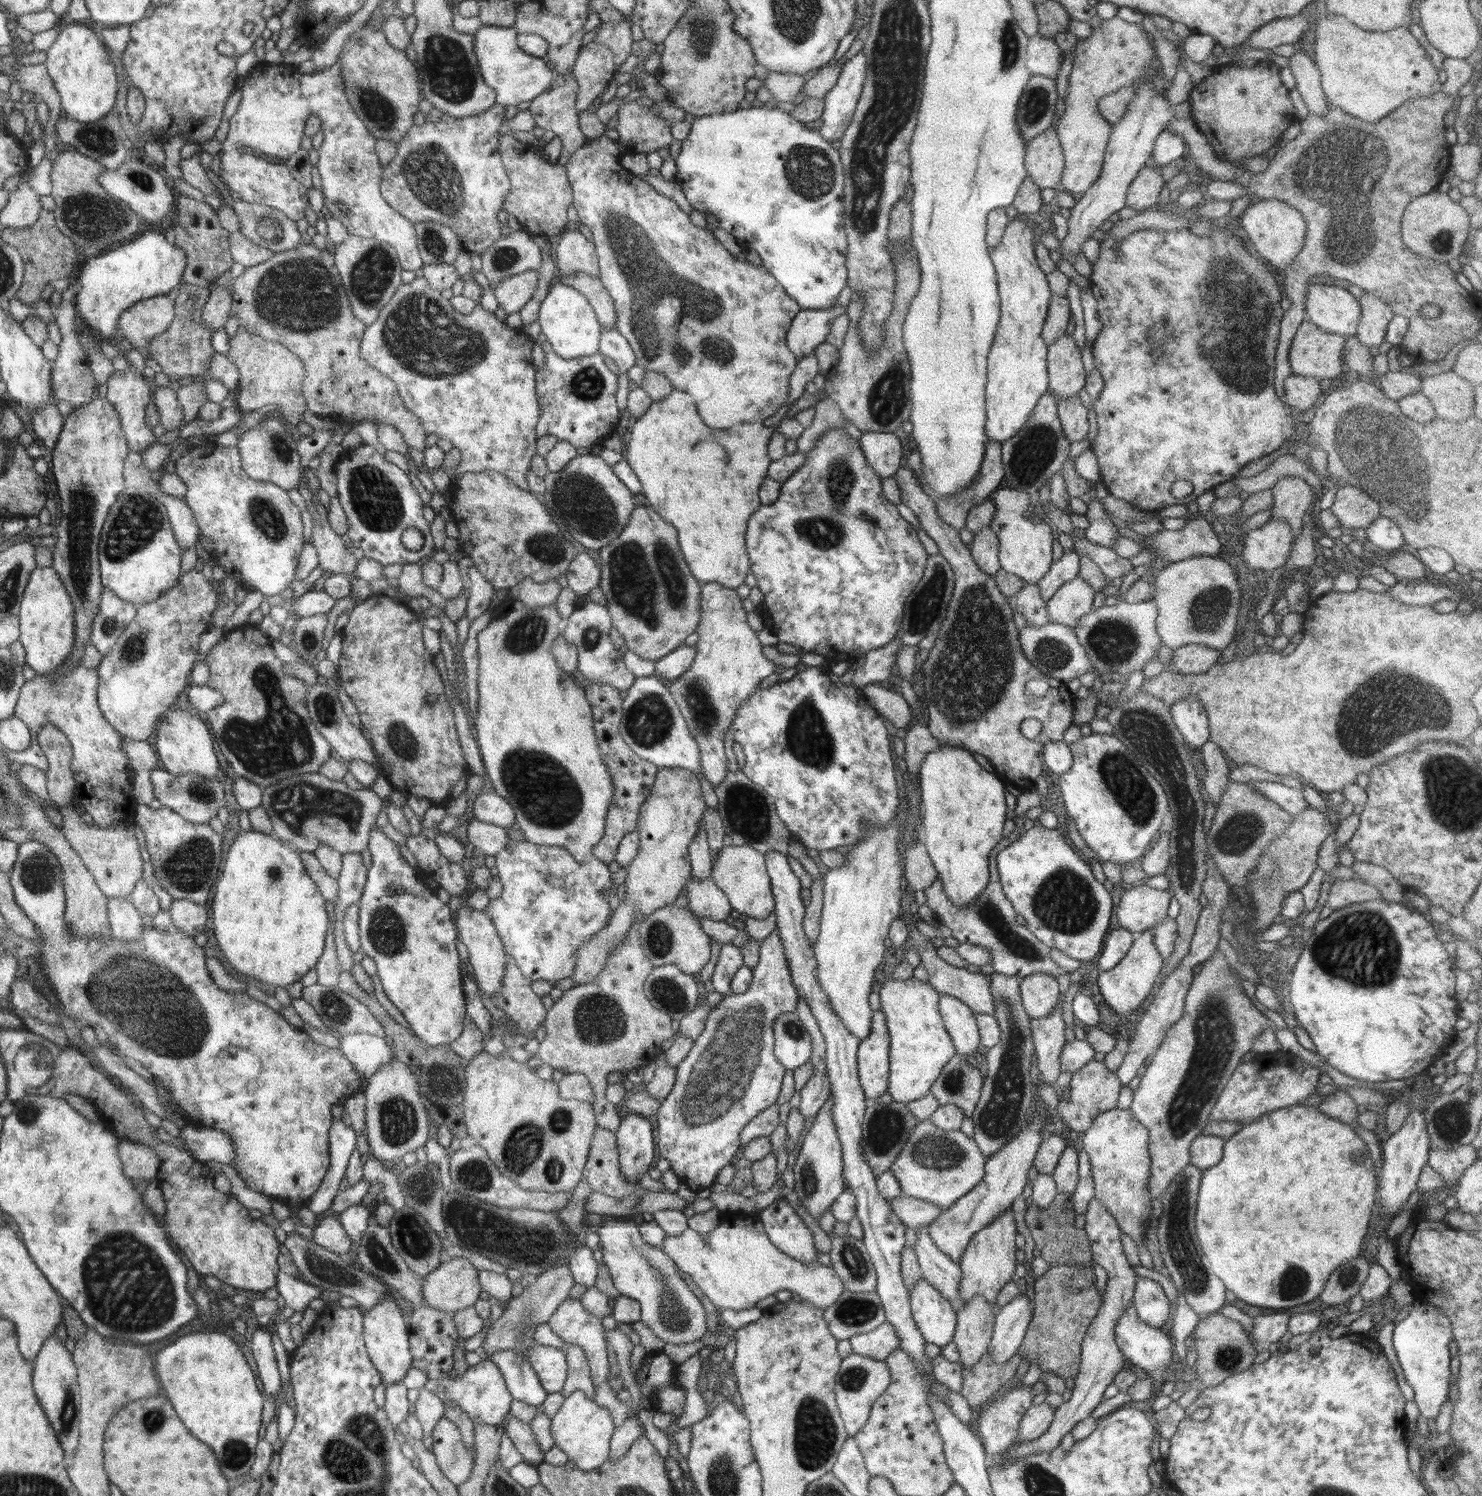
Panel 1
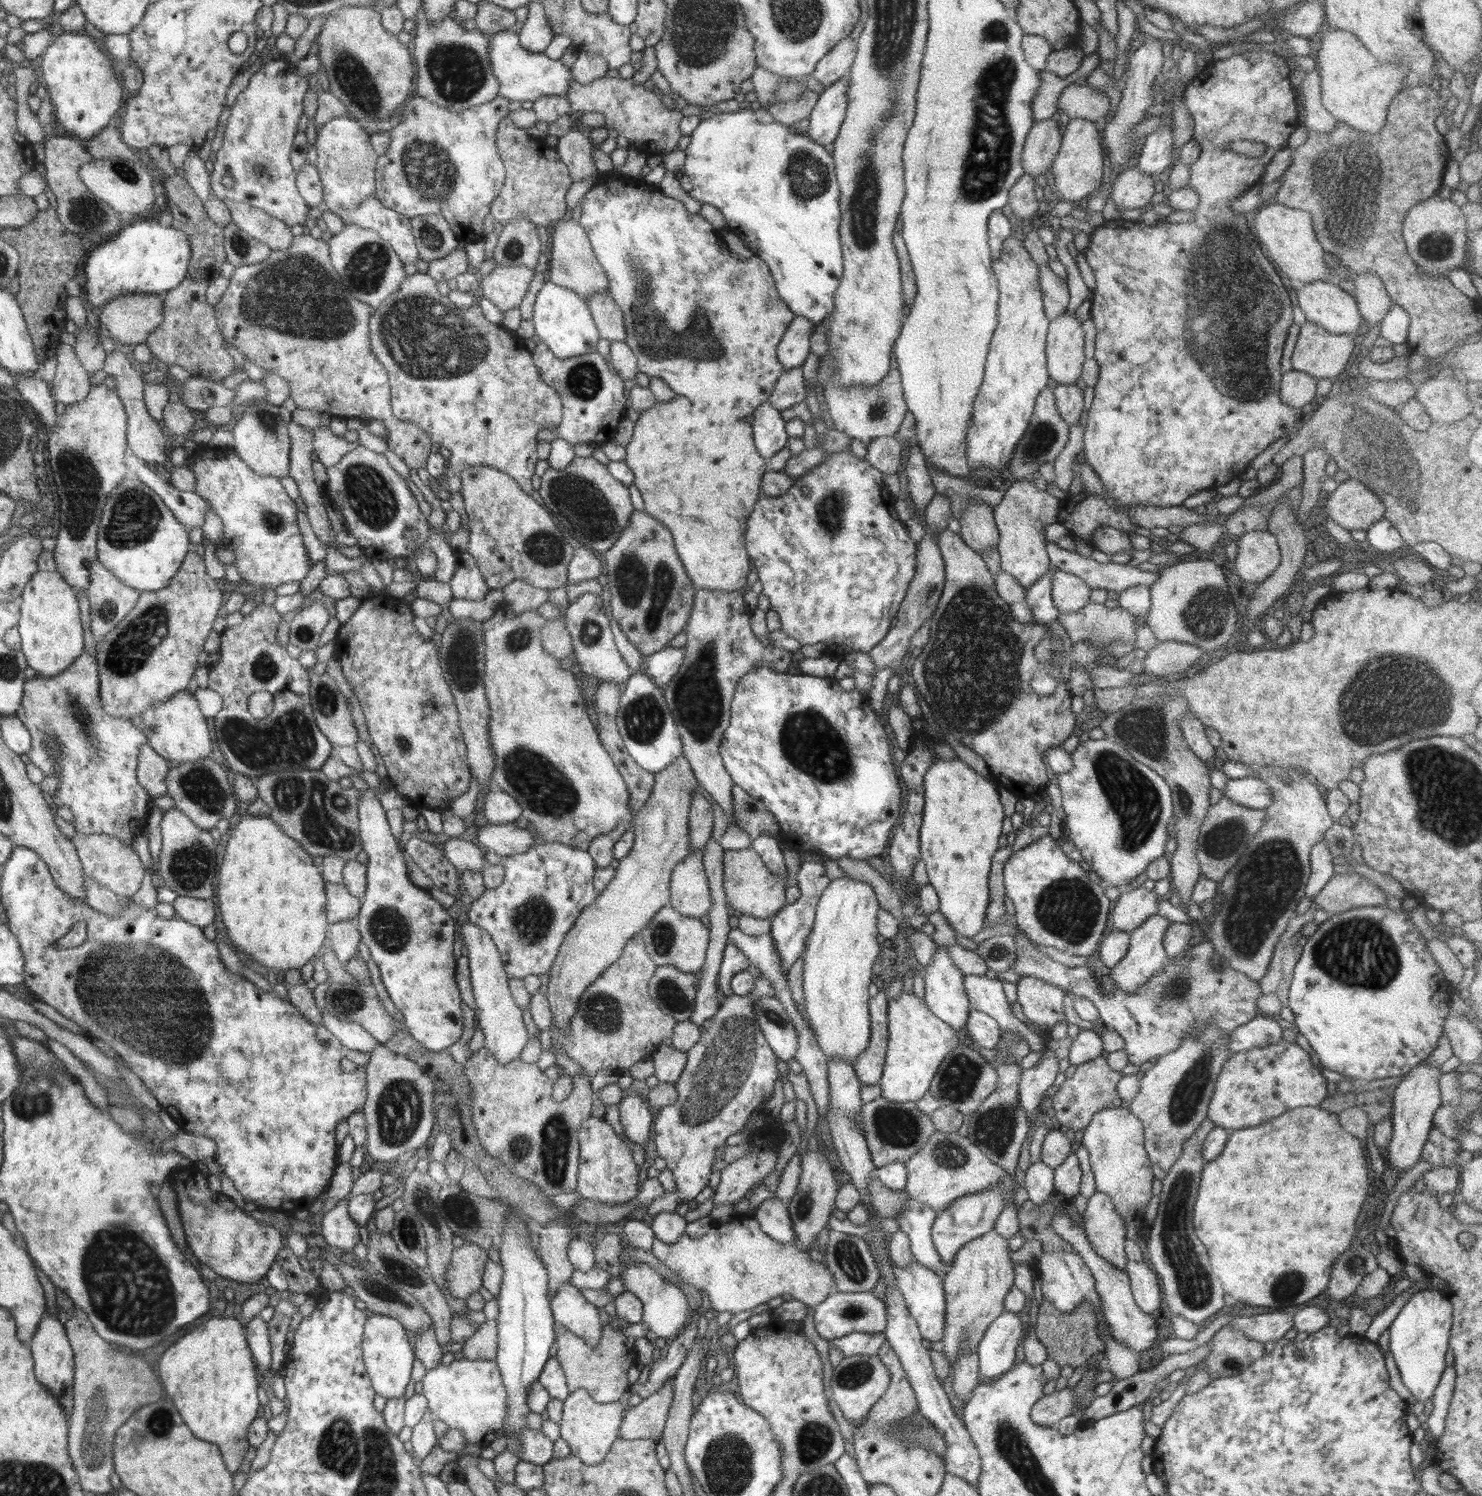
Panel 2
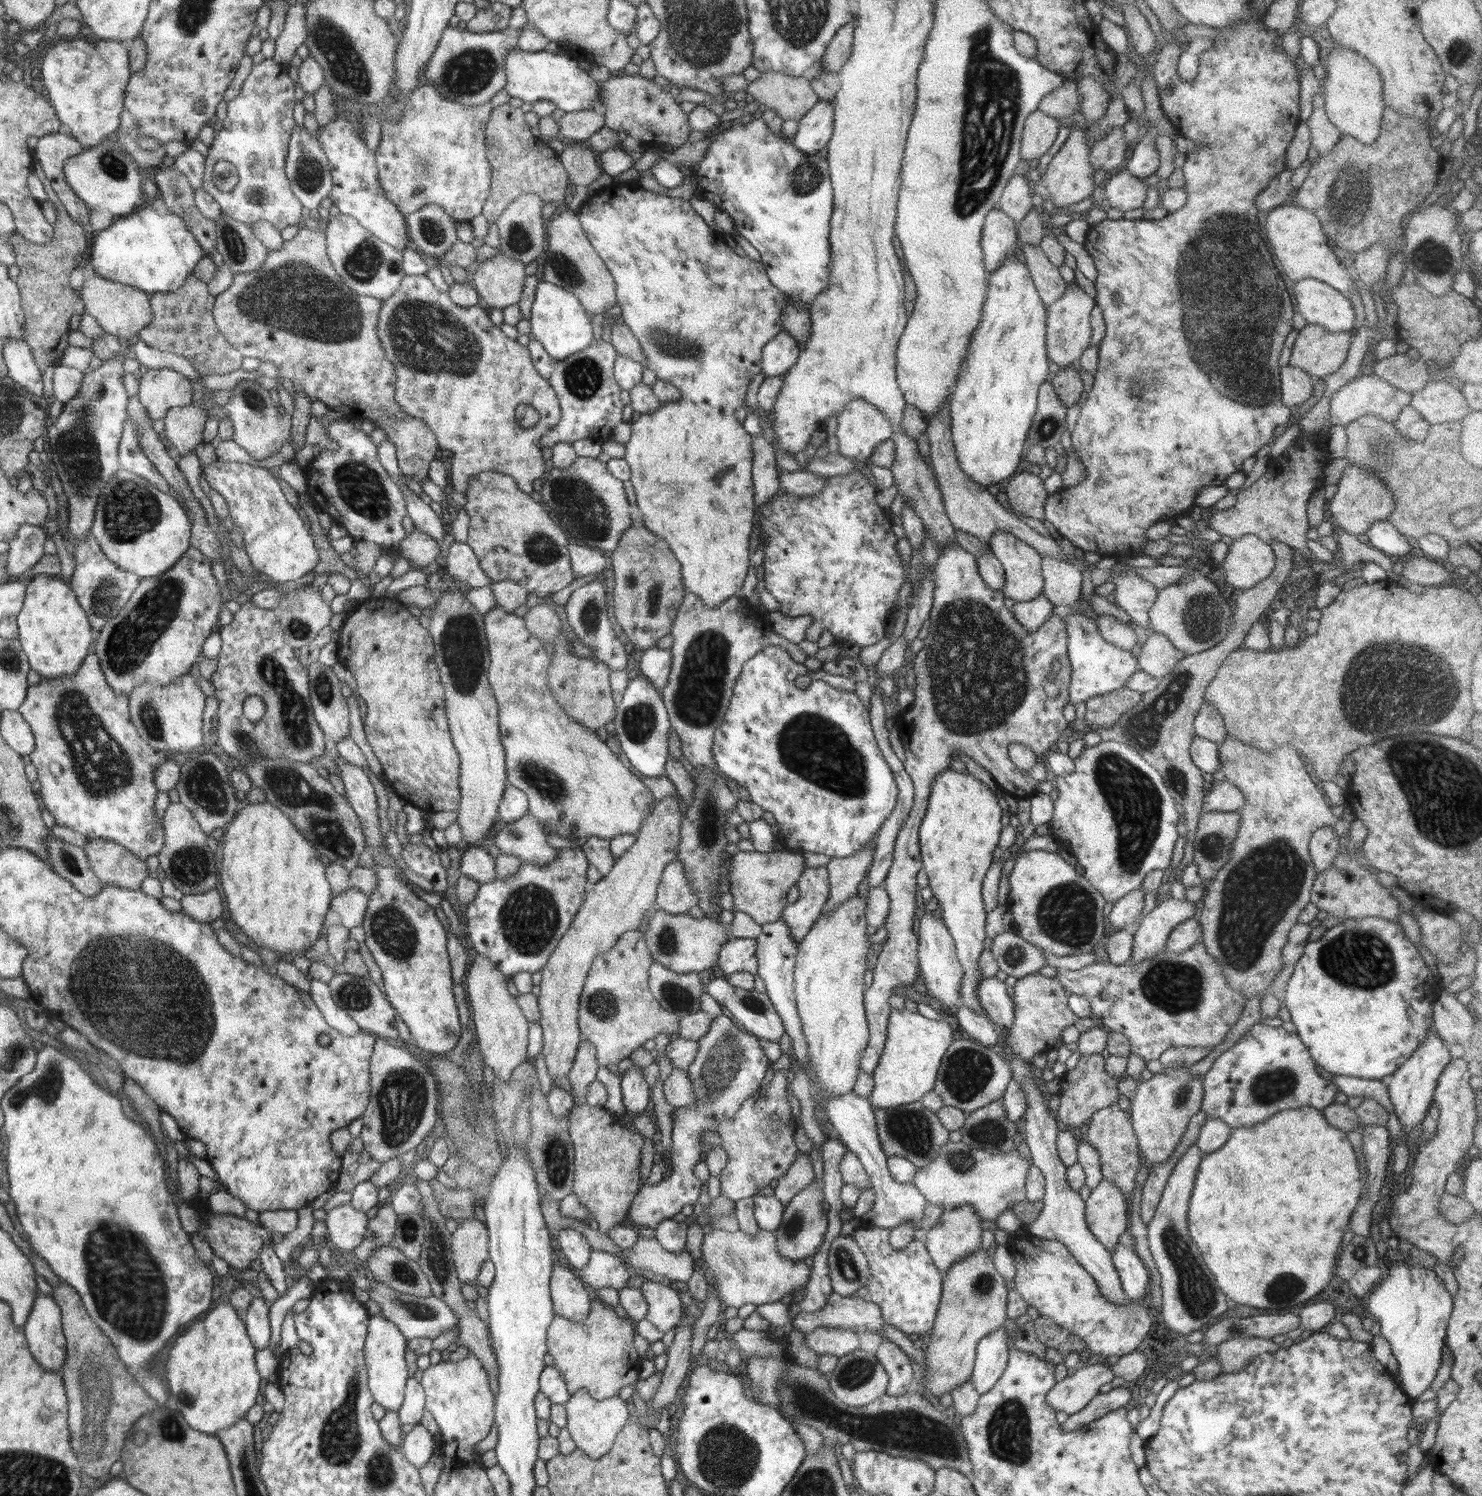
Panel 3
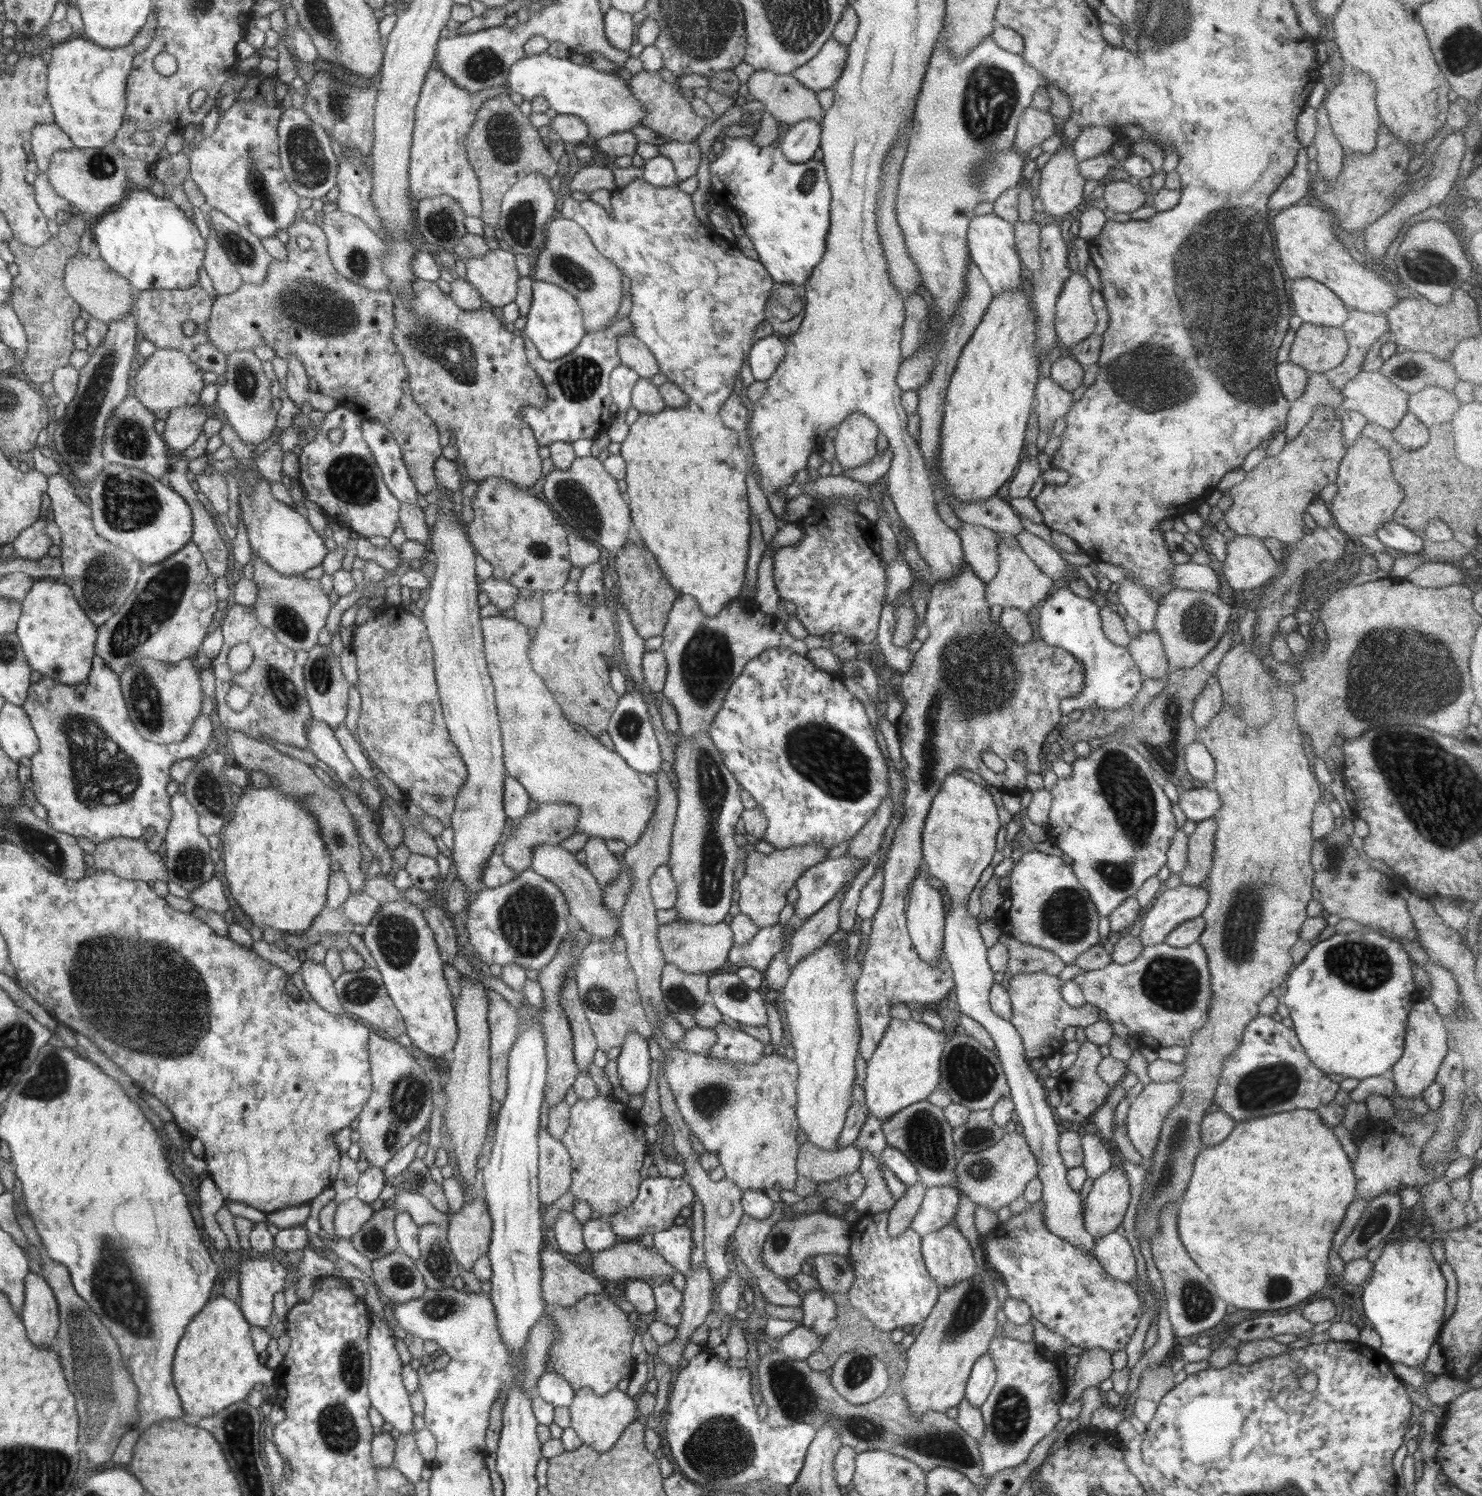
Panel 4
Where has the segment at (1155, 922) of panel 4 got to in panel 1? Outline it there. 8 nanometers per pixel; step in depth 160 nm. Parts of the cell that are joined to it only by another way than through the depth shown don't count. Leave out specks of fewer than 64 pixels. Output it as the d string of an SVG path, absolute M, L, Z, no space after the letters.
M1150 929L1136 934L1126 956L1114 968L1099 973L1097 982L1106 1004L1120 1014L1123 1020L1140 1013L1149 1001L1150 990L1156 984L1163 962L1163 956L1154 946Z

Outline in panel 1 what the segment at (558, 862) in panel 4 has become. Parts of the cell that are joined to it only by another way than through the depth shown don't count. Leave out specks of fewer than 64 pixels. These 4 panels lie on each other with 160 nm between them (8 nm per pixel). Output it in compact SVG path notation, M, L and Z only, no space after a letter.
M474 818L467 826L469 844L485 855L496 856L510 840L506 828Z

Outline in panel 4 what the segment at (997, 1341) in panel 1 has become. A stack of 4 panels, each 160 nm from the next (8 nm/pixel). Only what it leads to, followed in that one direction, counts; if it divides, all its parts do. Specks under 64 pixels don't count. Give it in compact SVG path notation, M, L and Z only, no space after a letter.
M990 1353L980 1356L972 1368L965 1388L965 1397L973 1407L980 1408L996 1382L996 1368Z

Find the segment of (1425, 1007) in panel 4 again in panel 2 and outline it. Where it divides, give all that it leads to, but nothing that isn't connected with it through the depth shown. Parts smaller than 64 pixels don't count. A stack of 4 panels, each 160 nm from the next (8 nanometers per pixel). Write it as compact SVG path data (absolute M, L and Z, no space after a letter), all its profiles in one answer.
M1426 1060L1419 1062L1410 1072L1404 1074L1400 1084L1390 1092L1392 1097L1393 1136L1388 1149L1388 1160L1398 1171L1404 1173L1414 1167L1421 1159L1423 1146L1428 1141L1428 1133L1433 1126L1434 1116L1441 1106L1439 1078L1442 1075L1438 1067L1428 1067Z

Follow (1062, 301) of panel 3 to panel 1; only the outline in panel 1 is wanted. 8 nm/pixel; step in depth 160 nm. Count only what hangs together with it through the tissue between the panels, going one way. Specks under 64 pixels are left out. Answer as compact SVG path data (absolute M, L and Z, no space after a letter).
M1063 334L1047 347L1049 390L1059 398L1074 398L1085 387L1086 370L1072 335Z

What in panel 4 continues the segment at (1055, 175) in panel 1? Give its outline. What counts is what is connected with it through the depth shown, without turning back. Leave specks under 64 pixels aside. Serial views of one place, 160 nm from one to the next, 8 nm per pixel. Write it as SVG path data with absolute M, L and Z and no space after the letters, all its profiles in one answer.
M1029 106L1017 122L1014 148L1018 152L1030 153L1035 146L1042 145L1055 134L1054 127L1054 120L1048 111Z

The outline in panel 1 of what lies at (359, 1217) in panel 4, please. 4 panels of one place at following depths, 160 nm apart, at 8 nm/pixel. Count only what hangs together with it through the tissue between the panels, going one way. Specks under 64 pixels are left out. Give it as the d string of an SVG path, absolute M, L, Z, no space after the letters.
M322 1215L319 1217L314 1230L313 1241L337 1255L349 1258L351 1256L350 1244L342 1223L332 1215Z

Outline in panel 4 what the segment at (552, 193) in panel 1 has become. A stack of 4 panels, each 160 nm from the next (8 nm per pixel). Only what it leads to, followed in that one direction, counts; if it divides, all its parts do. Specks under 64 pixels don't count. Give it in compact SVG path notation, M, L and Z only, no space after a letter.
M508 93L487 100L478 109L470 133L464 139L464 148L466 158L478 178L482 206L479 218L484 223L493 229L499 226L502 198L521 179L527 178L532 172L540 172L548 180L556 176L557 162L550 156L547 144Z

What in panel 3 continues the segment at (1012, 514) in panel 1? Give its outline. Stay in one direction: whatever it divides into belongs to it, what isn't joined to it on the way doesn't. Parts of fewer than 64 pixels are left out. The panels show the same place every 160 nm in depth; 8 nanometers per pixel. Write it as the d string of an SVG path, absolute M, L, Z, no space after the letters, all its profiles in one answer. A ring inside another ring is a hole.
M1023 472L1014 476L1009 481L1005 493L1008 496L1008 504L1015 514L1044 520L1044 507L1050 494L1038 475ZM997 530L988 542L993 555L1005 570L1002 594L1016 602L1035 599L1042 594L1044 577L1042 555L1014 533Z

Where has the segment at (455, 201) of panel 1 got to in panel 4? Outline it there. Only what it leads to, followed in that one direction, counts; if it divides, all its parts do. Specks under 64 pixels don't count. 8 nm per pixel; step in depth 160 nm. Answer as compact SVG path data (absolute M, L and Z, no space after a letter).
M436 66L426 73L415 106L414 133L410 150L410 198L416 203L423 199L448 195L460 203L466 217L480 217L482 206L478 178L466 158L464 139L470 133L478 109L499 94L510 94L505 85L480 92L460 88Z

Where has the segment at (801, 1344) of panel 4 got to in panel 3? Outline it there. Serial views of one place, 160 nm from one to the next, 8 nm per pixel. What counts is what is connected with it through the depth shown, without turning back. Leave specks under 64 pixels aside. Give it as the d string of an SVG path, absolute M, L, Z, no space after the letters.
M816 1328L806 1334L806 1344L817 1352L818 1355L833 1354L834 1356L846 1356L854 1352L860 1344L859 1336L854 1330L838 1330L838 1328Z

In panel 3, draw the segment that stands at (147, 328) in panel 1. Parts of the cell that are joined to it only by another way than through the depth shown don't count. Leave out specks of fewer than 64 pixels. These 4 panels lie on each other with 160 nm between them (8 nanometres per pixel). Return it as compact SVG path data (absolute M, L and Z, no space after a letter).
M89 273L80 292L80 298L85 304L85 312L97 320L104 332L118 336L125 343L152 322L151 295L143 290L102 279L99 275Z

